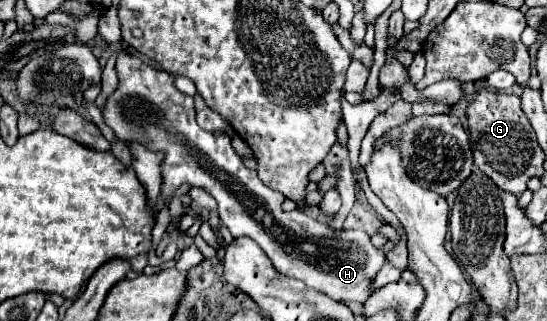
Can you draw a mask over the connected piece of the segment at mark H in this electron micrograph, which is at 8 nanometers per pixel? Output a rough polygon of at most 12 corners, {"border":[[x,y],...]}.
{"border":[[126,51],[104,121],[164,153],[162,197],[216,199],[278,273],[366,303],[386,263],[366,231],[332,229],[196,123],[170,73]]}

